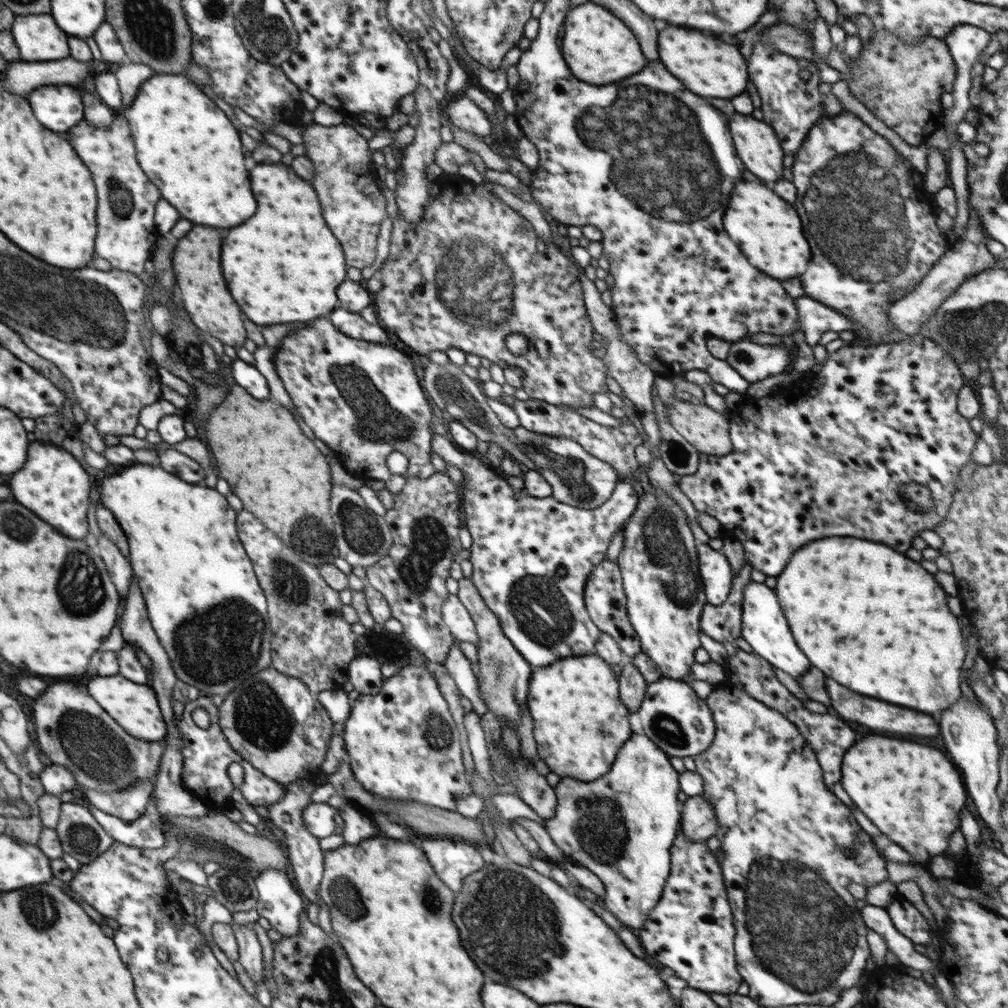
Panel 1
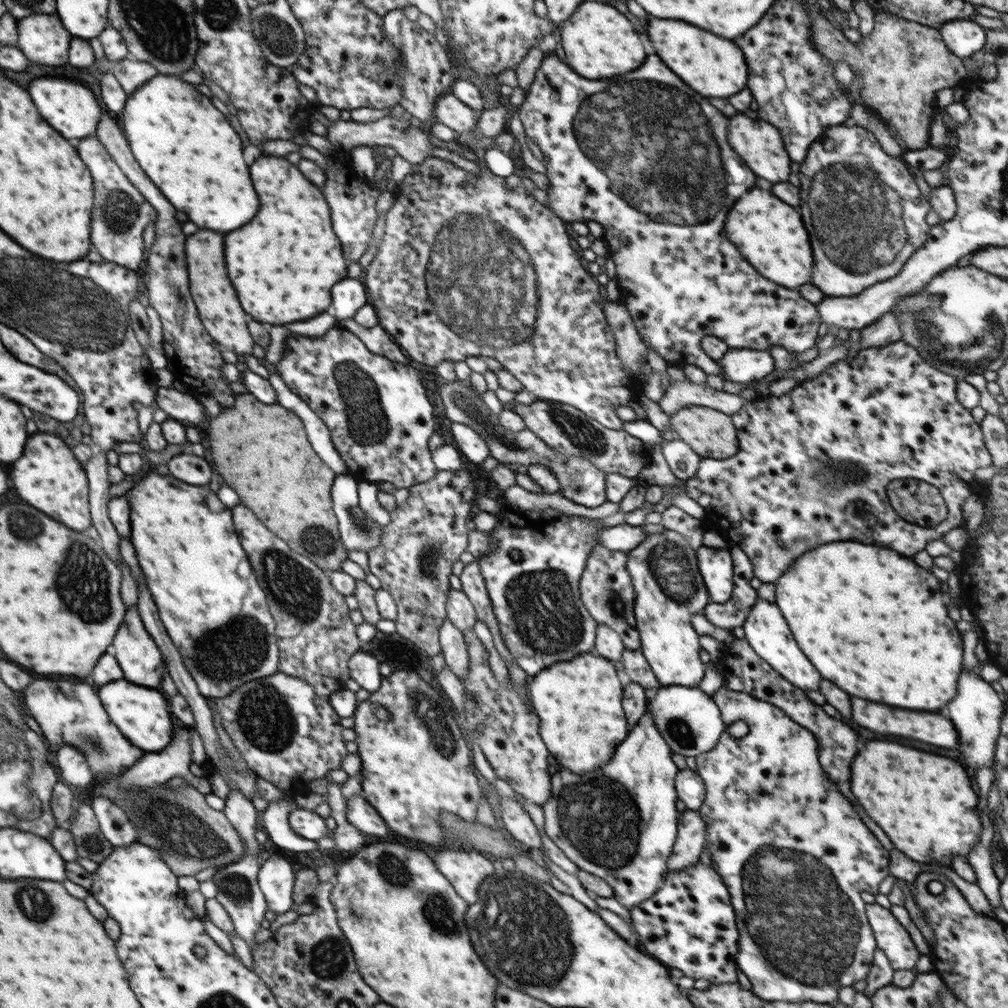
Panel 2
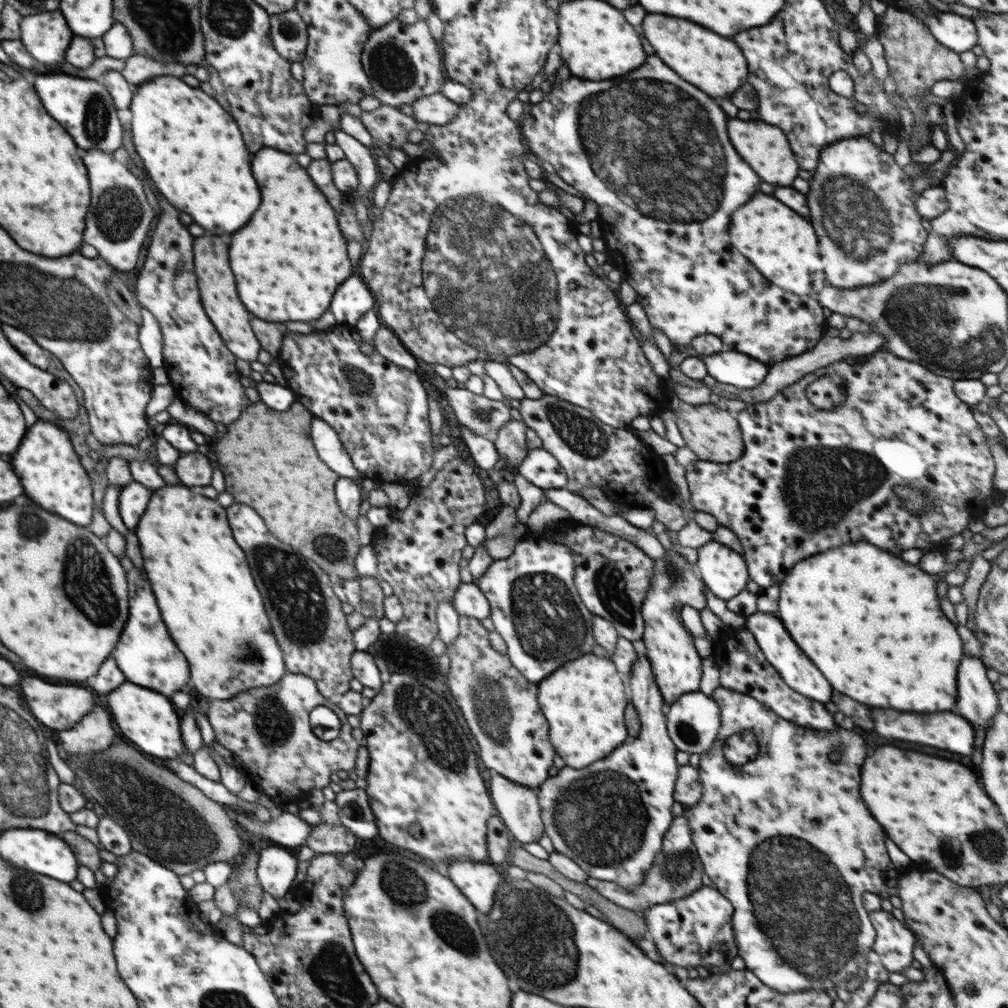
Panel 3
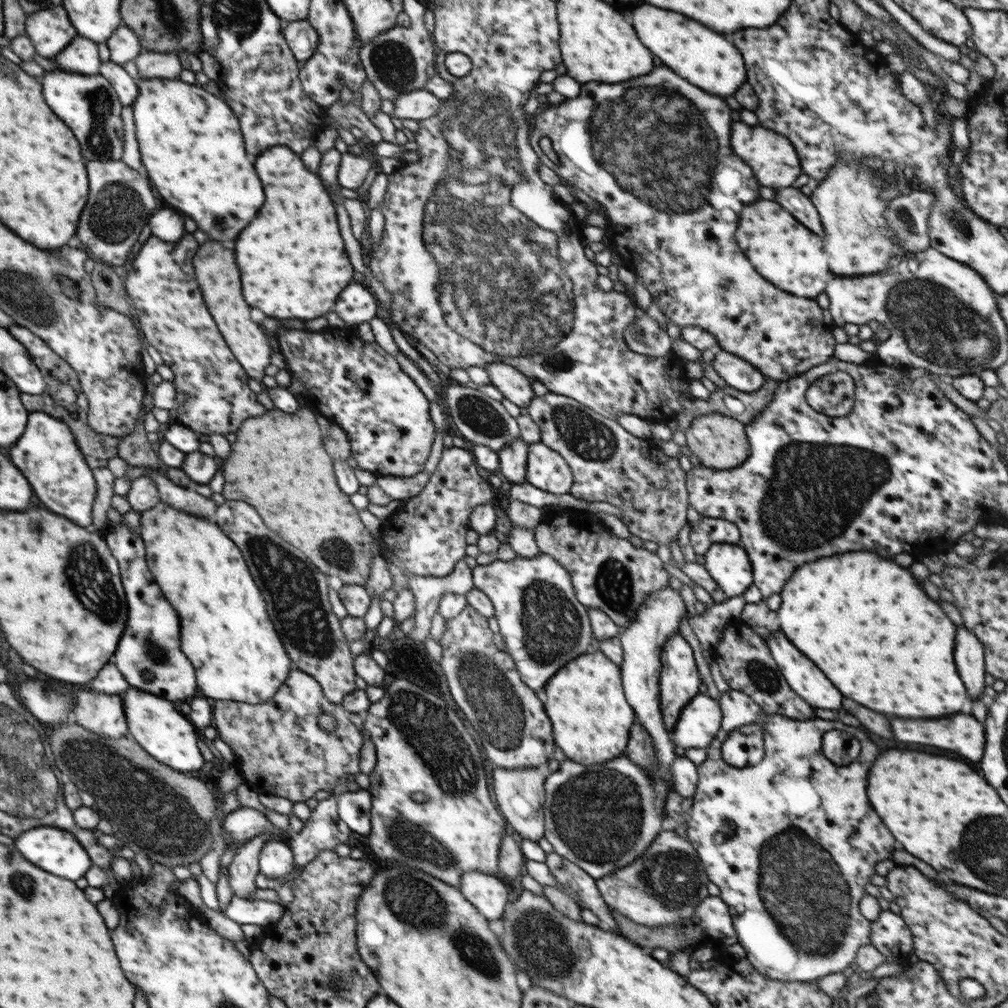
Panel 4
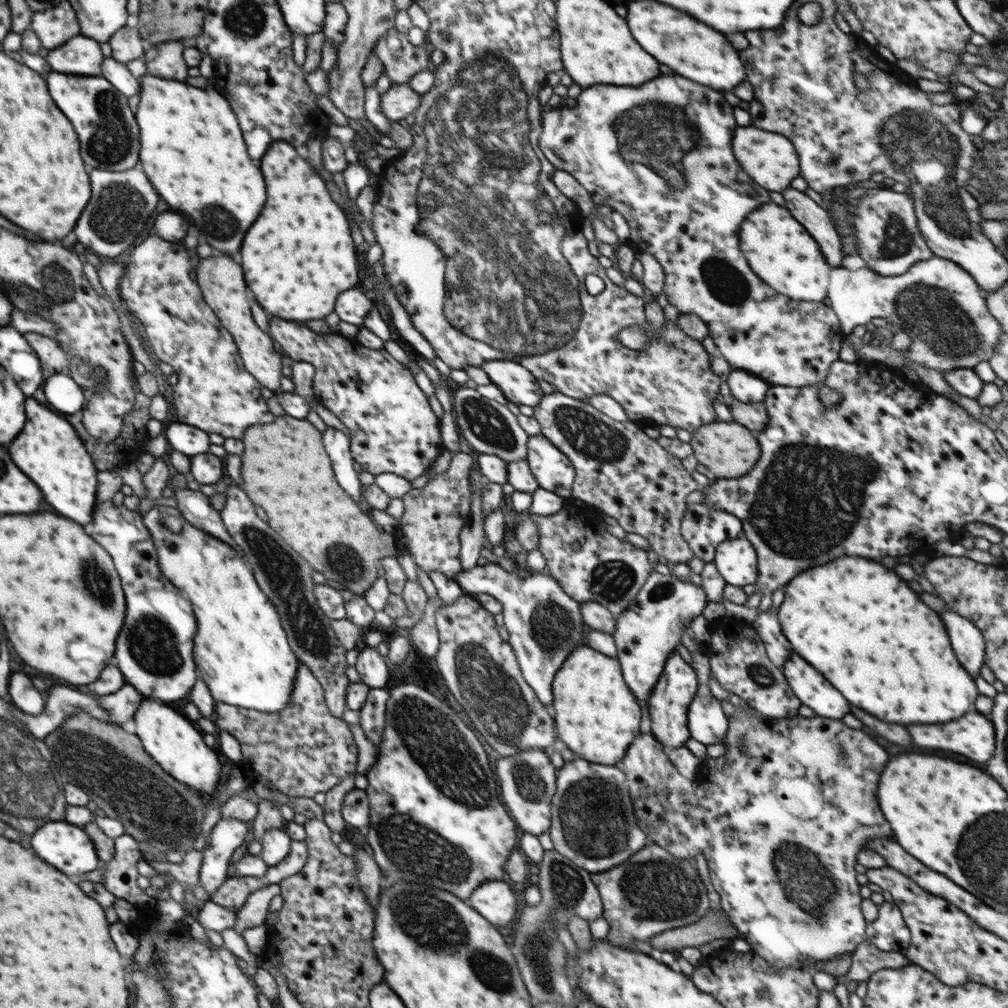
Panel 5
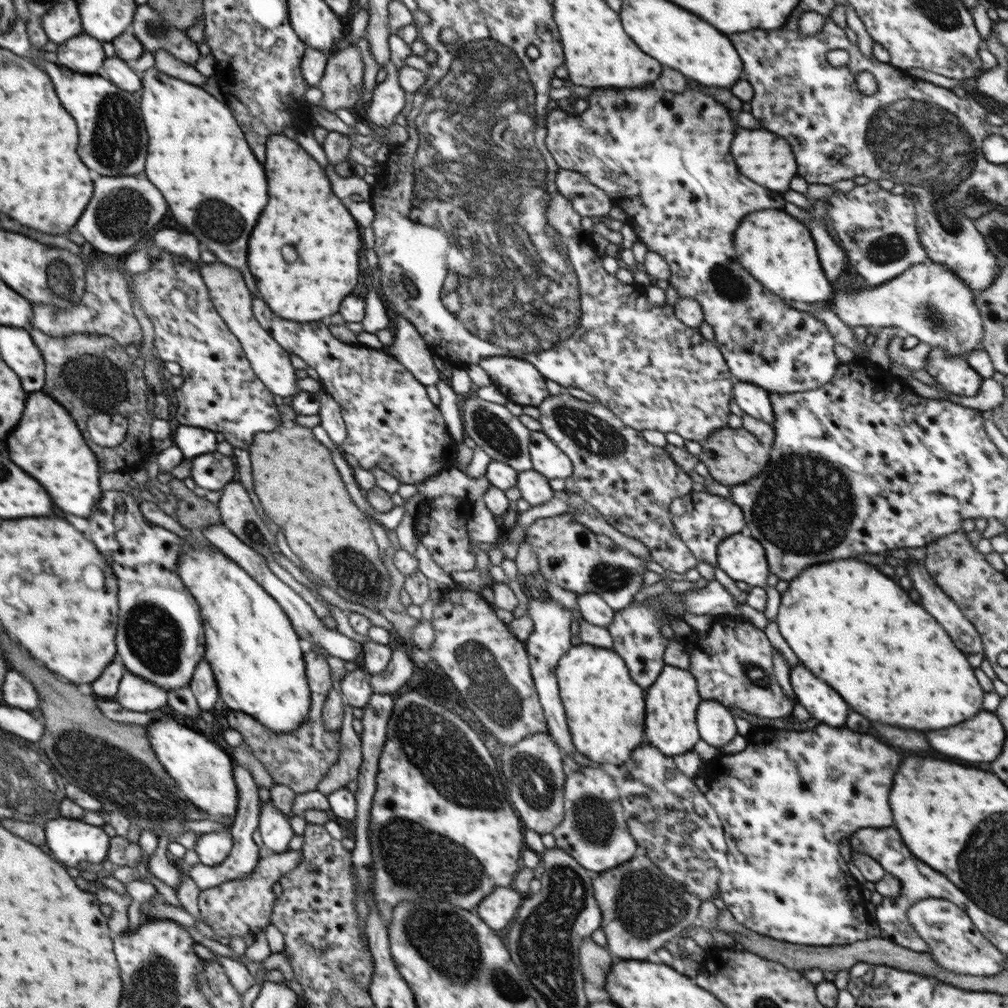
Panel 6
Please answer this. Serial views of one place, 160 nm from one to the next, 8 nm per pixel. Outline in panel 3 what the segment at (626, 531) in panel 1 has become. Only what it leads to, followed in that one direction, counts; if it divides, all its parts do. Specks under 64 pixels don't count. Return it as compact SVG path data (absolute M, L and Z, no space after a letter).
M667 549L667 558L653 560L654 572L652 584L646 599L642 602L642 616L644 617L645 629L642 644L645 652L652 663L656 684L661 690L666 706L678 700L687 692L696 692L701 685L702 661L695 647L693 634L686 631L678 617L674 615L677 604L682 607L688 605L696 610L706 608L706 595L700 579L694 575L692 565L686 557Z

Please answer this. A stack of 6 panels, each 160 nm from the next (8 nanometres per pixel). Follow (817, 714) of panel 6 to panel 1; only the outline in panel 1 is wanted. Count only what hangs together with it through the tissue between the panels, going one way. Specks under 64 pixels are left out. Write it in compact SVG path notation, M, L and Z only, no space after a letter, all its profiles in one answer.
M750 581L745 586L744 601L742 601L741 637L752 646L753 652L766 659L773 667L780 668L782 672L790 674L792 678L801 678L809 671L810 662L798 648L788 622L782 614L775 590L768 588L764 583Z

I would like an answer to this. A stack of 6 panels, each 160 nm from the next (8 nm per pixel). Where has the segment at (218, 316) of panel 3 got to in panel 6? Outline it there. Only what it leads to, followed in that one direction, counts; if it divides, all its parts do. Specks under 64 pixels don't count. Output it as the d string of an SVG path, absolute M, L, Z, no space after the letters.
M220 262L208 265L201 264L200 272L209 290L214 308L225 320L232 334L238 337L256 376L270 389L273 395L296 396L300 391L298 389L299 378L296 377L295 369L290 363L290 353L286 352L281 344L278 344L278 341L274 340L269 332L266 332L266 329L263 329L262 325L254 318L252 296L250 296L250 290L246 288L246 282L240 276L240 272L234 272L234 268L220 264Z

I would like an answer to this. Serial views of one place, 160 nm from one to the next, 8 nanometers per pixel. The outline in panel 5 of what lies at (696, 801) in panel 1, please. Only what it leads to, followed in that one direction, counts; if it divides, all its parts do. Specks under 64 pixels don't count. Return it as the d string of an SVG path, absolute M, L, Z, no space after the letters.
M644 846L628 860L608 872L591 875L603 904L603 915L610 929L608 941L624 949L635 949L634 942L649 942L665 930L680 928L700 920L710 908L708 889L700 879L694 858L680 860L665 848Z

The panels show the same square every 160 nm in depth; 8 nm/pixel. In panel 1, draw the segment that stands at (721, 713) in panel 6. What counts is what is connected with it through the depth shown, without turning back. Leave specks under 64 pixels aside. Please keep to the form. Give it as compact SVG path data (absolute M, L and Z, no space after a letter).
M662 677L648 684L638 714L645 735L668 756L678 756L684 760L695 757L714 741L716 723L713 712L686 681Z

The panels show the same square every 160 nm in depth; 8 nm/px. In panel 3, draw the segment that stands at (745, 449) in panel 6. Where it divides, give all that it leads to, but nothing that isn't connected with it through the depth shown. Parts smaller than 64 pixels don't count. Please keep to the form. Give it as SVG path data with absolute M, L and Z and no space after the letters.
M716 401L702 405L686 405L679 411L675 419L677 426L685 440L686 446L691 448L699 460L710 463L729 464L739 460L743 455L744 441L736 414L732 414Z

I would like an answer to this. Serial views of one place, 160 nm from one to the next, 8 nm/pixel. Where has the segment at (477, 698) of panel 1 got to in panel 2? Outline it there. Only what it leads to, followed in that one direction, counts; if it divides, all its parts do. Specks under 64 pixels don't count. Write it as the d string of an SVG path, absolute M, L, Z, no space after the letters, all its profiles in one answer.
M448 618L439 628L439 643L446 664L464 682L470 662L468 647L463 632Z

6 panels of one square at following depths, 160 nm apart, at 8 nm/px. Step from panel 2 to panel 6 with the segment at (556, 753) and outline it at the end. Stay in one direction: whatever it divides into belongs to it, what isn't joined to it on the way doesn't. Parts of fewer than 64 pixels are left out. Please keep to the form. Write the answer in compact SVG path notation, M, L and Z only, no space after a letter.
M581 643L579 645L572 645L570 650L564 655L561 656L559 660L557 669L556 669L558 684L559 684L559 693L564 705L566 708L566 720L570 724L570 734L572 734L572 740L574 740L574 746L578 752L582 752L586 757L588 757L594 763L605 763L615 764L616 766L622 766L625 763L625 760L630 758L630 752L644 740L644 692L642 688L630 678L630 672L626 668L626 663L624 659L613 649L607 648L598 648L589 644Z

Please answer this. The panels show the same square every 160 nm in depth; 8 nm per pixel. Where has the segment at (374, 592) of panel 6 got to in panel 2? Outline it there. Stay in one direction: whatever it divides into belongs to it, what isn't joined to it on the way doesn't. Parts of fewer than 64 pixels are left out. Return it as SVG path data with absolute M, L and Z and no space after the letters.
M249 392L236 396L234 408L224 410L210 422L208 434L216 472L238 492L242 504L278 538L288 542L294 552L306 555L323 571L342 570L348 551L340 538L337 516L328 496L337 476L310 448L302 419L297 414L277 402L264 404Z

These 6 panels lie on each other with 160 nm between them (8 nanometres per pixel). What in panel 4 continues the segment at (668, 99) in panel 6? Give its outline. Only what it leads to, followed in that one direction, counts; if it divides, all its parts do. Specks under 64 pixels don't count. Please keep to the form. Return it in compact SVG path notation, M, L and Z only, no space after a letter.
M662 66L662 68L652 70L646 76L628 80L626 82L626 94L624 94L624 84L598 84L598 82L590 82L590 84L584 84L580 88L578 98L566 98L562 103L550 104L547 110L544 110L542 113L538 112L532 117L530 144L532 148L536 148L536 140L540 140L544 136L550 138L553 149L557 153L561 163L560 165L556 165L555 163L548 164L546 162L546 166L550 167L554 172L557 172L560 178L563 178L564 182L569 182L571 186L579 188L584 194L588 194L590 198L594 198L608 212L609 225L606 229L606 234L611 238L611 250L615 254L616 260L624 264L627 269L634 271L636 276L640 276L644 286L651 293L652 301L658 303L659 309L672 322L675 322L680 328L686 325L700 326L700 328L714 335L720 350L744 359L763 373L766 378L786 381L795 376L799 376L803 372L808 372L815 366L828 362L828 360L835 356L835 340L832 335L832 330L834 330L836 324L829 309L819 307L815 299L794 296L783 290L778 290L772 284L768 284L752 268L752 264L746 260L744 252L738 248L736 238L734 238L734 230L738 226L740 210L746 204L752 204L752 202L758 200L758 188L760 186L758 186L758 182L756 182L750 166L744 164L738 156L734 156L734 152L730 148L730 130L732 130L730 108L726 106L726 102L722 98L712 96L712 94L696 88L694 84L686 82L684 78L680 78L670 68Z

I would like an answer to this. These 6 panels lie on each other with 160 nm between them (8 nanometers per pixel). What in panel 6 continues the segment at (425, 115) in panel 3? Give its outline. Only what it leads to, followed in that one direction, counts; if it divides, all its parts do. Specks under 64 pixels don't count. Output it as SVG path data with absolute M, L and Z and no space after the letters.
M391 61L385 66L387 77L376 85L372 96L369 97L370 107L366 114L374 128L388 128L395 124L398 114L412 95L408 94L398 80L397 68Z

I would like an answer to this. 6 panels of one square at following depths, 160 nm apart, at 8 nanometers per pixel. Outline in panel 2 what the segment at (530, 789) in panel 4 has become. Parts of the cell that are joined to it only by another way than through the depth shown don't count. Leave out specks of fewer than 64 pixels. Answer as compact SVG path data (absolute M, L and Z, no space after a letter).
M501 777L493 782L500 795L500 808L502 820L510 834L525 845L525 849L541 848L541 834L524 806L520 803L521 794L517 793L508 782Z

